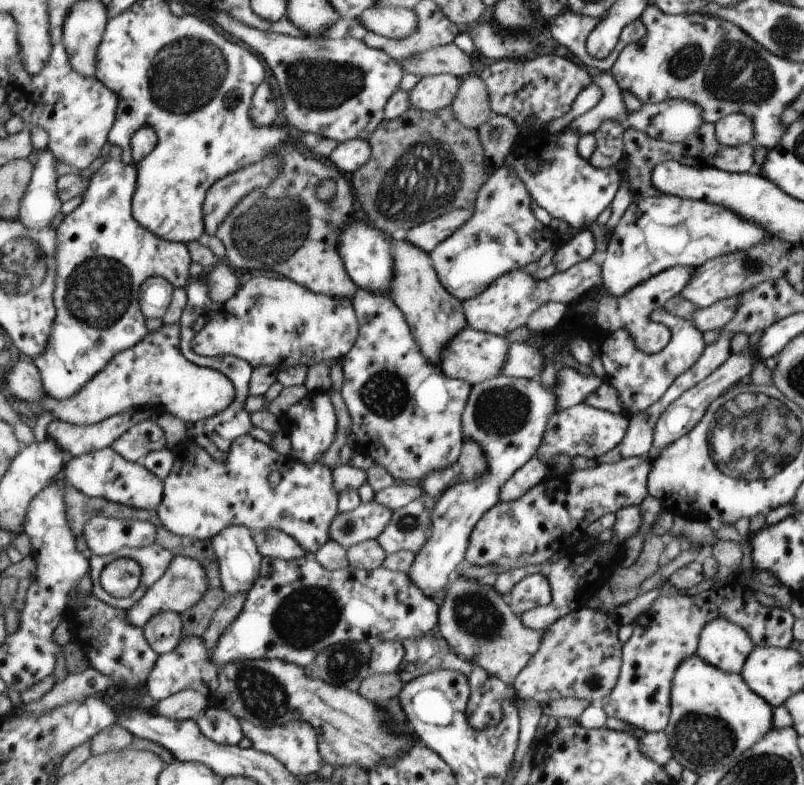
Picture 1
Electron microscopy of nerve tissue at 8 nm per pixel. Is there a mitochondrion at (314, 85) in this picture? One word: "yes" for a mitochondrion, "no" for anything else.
yes

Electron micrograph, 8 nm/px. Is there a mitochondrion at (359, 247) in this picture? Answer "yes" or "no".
no

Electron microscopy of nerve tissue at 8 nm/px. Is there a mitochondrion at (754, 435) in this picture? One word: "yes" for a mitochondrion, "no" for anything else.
yes

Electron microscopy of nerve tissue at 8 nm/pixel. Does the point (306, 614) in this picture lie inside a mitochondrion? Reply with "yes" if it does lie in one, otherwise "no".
yes

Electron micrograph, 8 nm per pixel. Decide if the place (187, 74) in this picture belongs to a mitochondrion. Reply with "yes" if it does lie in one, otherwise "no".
yes

